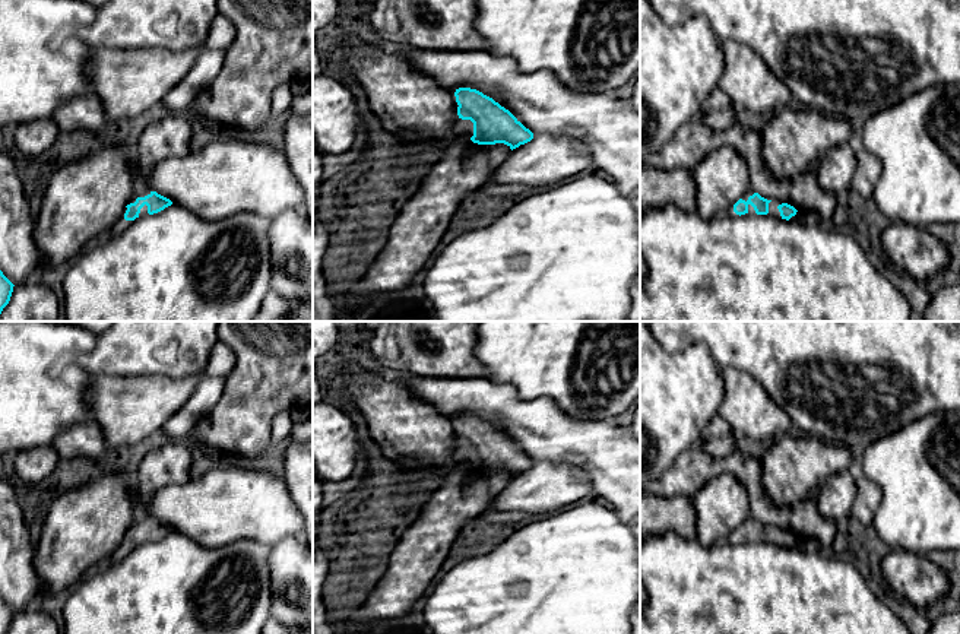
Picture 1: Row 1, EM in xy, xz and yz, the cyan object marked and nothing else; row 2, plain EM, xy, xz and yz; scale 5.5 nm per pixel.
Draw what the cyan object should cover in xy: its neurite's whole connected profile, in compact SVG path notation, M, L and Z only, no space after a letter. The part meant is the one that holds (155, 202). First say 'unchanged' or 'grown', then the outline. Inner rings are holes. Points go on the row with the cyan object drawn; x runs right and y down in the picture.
grown; M146 188L137 190L136 194L129 200L129 205L124 207L121 216L110 228L108 237L117 237L136 218L158 213L171 205L172 202L169 199L158 194L156 191Z

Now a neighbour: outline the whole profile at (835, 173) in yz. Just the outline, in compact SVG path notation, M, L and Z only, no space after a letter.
M849 143L831 148L815 172L820 187L843 197L850 188L855 167L856 153Z

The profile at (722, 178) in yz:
M720 146L693 169L697 213L709 221L734 206L751 188L747 159L731 146Z

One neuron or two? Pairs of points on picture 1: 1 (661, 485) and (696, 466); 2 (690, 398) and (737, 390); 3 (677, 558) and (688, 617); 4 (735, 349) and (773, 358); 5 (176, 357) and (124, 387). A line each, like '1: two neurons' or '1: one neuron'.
1: one neuron
2: two neurons
3: one neuron
4: one neuron
5: two neurons

